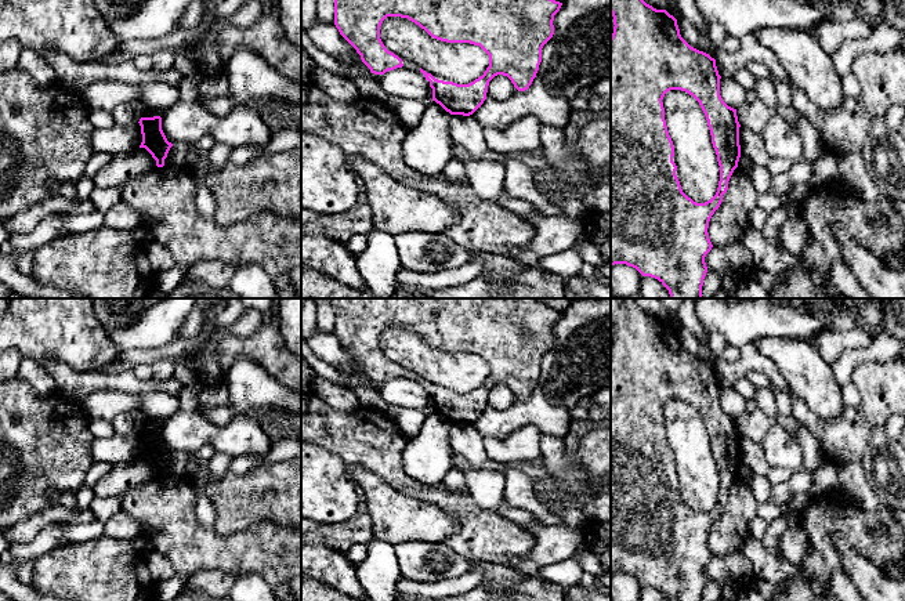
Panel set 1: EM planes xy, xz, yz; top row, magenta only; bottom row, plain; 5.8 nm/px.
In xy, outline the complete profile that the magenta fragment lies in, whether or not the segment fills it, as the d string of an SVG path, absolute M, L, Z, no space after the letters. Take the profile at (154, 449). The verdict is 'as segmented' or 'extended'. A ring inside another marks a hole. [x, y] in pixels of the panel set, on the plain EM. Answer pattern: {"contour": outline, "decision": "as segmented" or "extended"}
{"contour": "M141 427L138 432L142 443L142 452L140 457L145 457L152 464L158 477L163 477L164 468L167 467L173 453L167 450L162 439L162 427Z", "decision": "as segmented"}

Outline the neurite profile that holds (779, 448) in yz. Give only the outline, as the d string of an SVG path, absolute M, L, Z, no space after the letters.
M775 424L760 445L771 467L786 467L792 473L801 470L804 463L803 448L781 424Z

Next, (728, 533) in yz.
M735 478L728 499L723 504L720 517L709 531L709 548L716 557L727 557L742 553L746 540L750 537L749 522L757 517L759 502L752 486Z

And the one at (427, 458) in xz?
M435 410L427 412L419 434L408 441L401 456L408 477L428 486L442 484L446 473L453 468L450 427Z

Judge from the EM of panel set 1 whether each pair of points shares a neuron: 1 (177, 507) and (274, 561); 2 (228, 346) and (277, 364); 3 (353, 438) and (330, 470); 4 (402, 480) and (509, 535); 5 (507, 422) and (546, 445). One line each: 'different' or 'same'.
1: same
2: same
3: different
4: same
5: different

